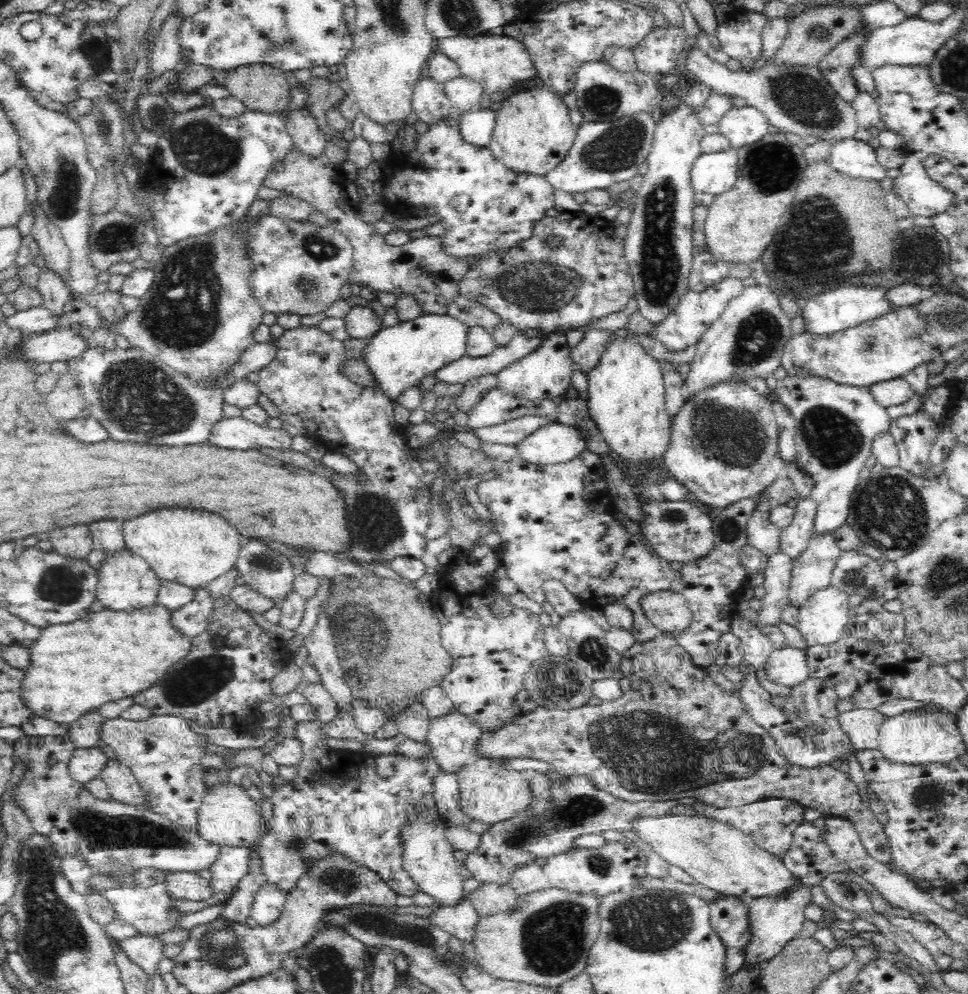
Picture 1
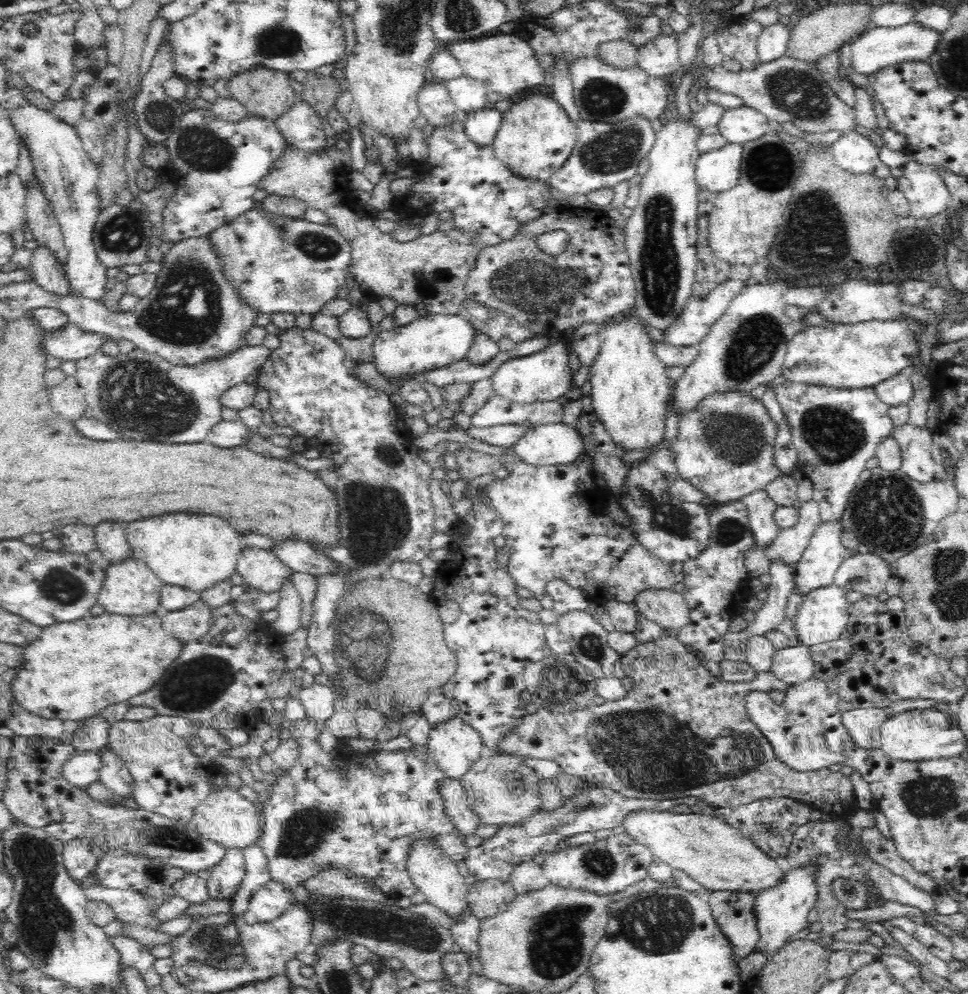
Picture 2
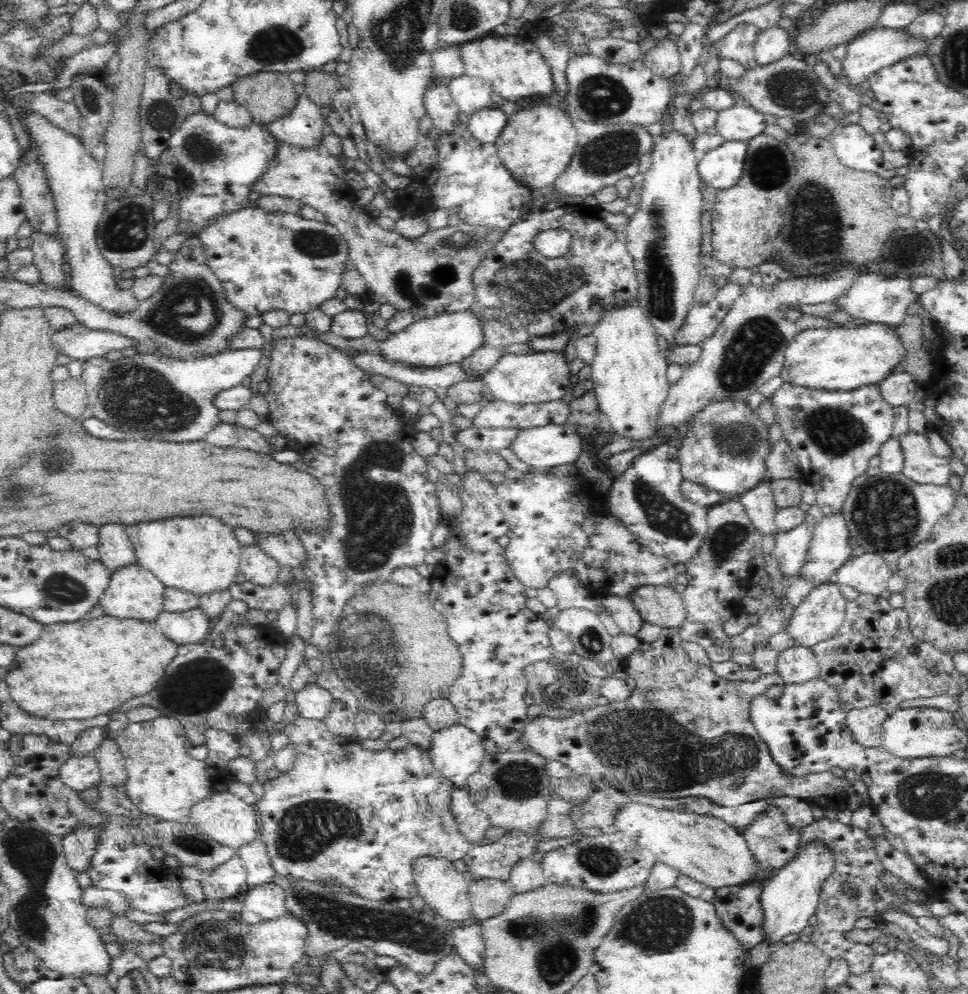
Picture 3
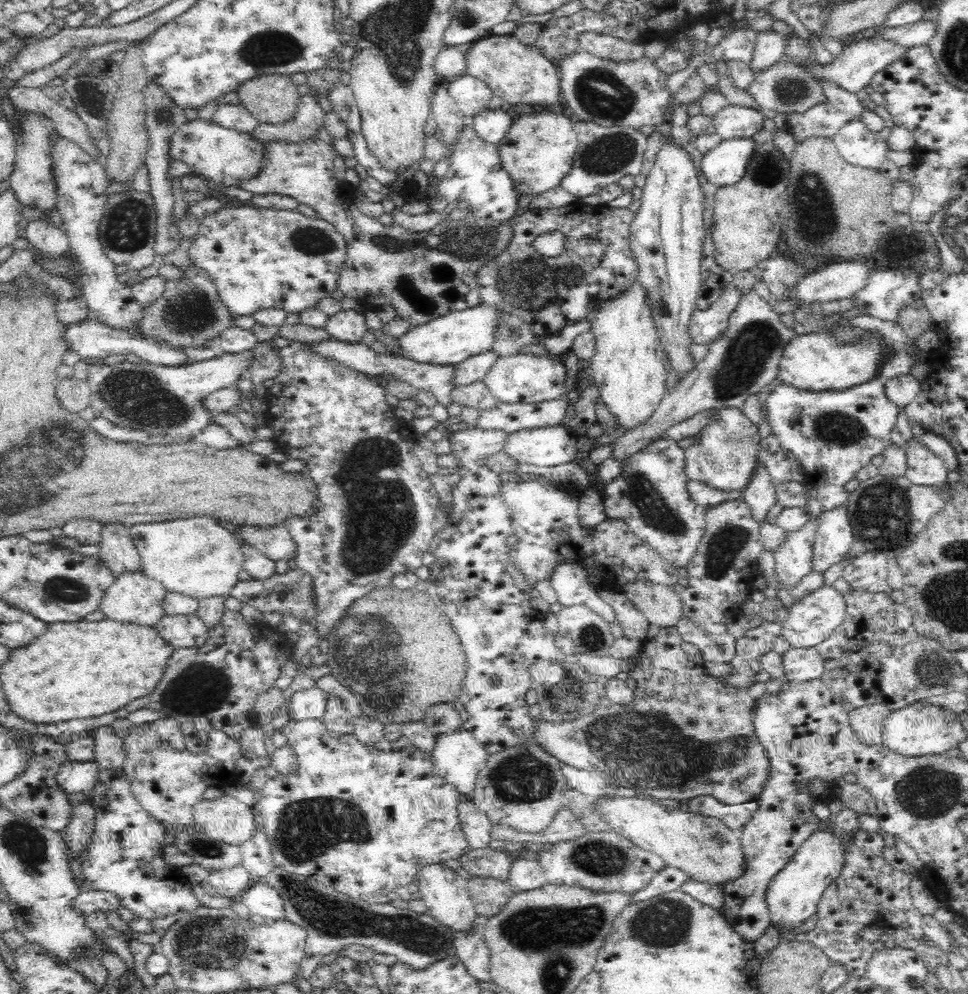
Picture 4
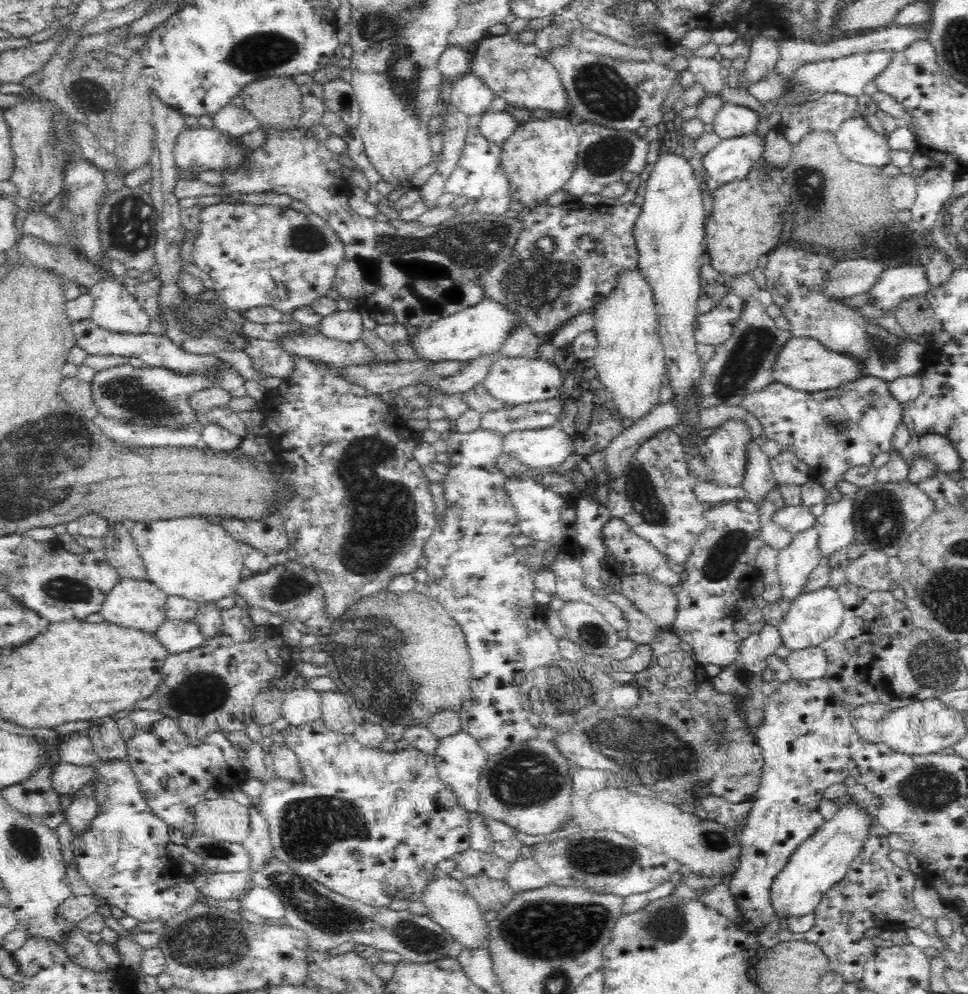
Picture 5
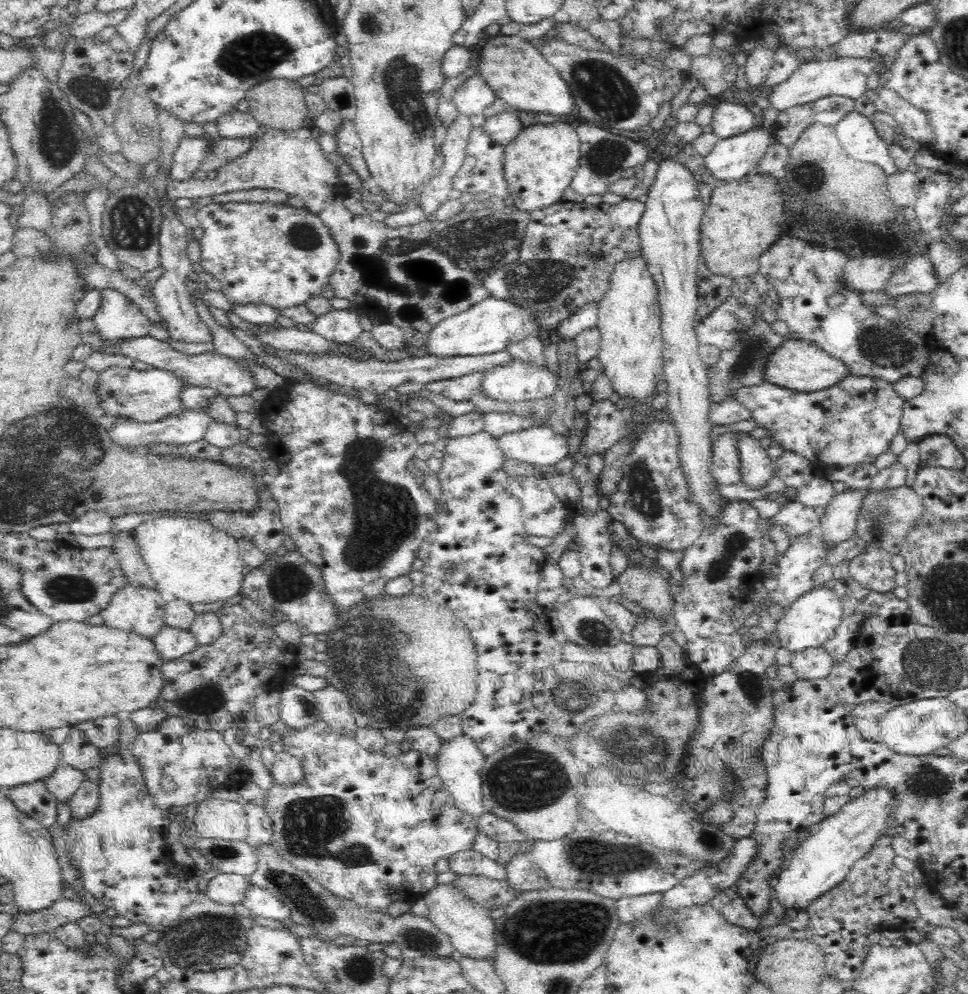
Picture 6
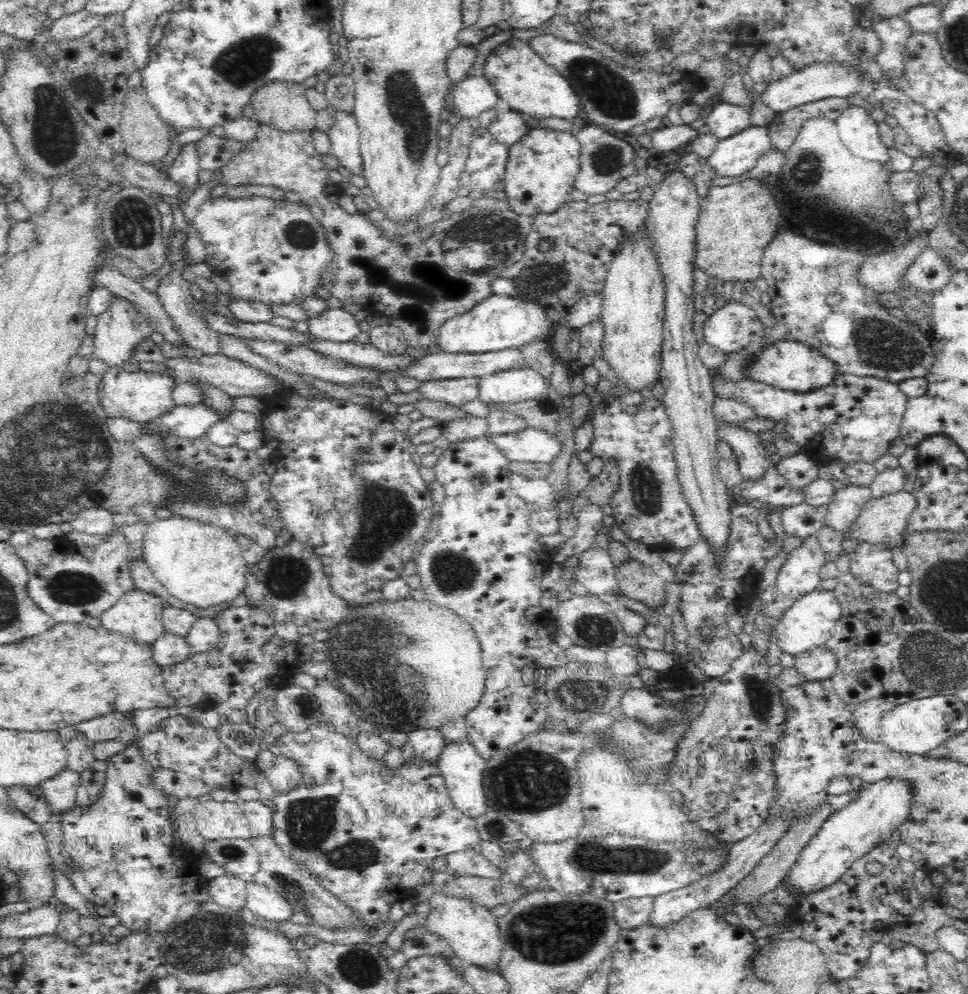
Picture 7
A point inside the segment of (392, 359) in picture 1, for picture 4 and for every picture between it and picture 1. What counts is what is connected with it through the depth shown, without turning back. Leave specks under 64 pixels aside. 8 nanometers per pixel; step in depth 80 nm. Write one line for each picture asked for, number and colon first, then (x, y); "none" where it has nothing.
2: (432, 341)
3: (447, 338)
4: (448, 340)

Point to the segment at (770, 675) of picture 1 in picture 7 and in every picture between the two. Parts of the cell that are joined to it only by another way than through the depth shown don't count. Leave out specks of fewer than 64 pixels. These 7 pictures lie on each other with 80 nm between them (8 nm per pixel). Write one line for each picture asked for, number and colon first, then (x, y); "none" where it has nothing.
2: (793, 665)
3: (795, 665)
4: (800, 664)
5: (807, 664)
6: (814, 663)
7: (818, 664)

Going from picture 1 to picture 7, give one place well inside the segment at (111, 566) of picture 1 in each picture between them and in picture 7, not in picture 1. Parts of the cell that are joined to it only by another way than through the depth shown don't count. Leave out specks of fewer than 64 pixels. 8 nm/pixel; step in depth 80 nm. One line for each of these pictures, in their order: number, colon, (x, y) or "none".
2: (130, 589)
3: (134, 593)
4: (133, 598)
5: (135, 604)
6: (136, 609)
7: (138, 614)

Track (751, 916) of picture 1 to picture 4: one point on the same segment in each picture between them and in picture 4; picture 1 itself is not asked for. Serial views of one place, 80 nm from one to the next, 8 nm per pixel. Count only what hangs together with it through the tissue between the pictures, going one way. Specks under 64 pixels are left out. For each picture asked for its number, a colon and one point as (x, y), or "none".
2: (781, 911)
3: (791, 896)
4: (793, 895)

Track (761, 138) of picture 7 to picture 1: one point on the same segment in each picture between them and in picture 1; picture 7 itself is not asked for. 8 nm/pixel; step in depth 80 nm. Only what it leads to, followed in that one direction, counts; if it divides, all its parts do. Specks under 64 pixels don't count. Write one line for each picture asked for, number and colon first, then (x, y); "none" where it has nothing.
1: (714, 173)
2: (718, 170)
3: (721, 168)
4: (724, 165)
5: (731, 160)
6: (732, 158)

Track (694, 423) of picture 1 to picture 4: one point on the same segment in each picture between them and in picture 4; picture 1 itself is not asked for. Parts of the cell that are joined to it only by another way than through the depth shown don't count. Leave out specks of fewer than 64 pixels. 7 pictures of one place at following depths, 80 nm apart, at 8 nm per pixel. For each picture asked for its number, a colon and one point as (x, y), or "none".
2: (724, 447)
3: (725, 450)
4: (727, 450)

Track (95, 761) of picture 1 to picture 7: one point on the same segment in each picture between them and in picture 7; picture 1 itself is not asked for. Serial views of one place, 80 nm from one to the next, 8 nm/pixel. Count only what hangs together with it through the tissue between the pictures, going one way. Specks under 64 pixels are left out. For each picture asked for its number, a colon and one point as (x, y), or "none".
2: (82, 768)
3: (79, 773)
4: (71, 777)
5: (66, 778)
6: (64, 781)
7: (60, 790)

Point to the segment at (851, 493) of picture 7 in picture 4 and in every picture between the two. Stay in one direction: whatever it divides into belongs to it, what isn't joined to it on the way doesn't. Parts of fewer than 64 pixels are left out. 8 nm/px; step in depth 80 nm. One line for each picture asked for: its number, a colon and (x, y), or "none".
4: (834, 540)
5: (836, 529)
6: (838, 521)

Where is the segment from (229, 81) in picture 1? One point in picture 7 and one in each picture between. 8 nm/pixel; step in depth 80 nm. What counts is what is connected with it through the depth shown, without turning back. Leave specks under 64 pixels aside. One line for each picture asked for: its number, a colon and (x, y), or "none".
2: (266, 93)
3: (269, 96)
4: (272, 98)
5: (276, 102)
6: (277, 103)
7: (283, 105)

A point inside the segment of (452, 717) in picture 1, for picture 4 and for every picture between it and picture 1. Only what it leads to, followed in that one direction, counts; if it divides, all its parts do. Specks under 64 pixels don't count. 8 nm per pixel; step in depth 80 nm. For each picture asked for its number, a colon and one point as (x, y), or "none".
2: (455, 745)
3: (456, 752)
4: (458, 757)

